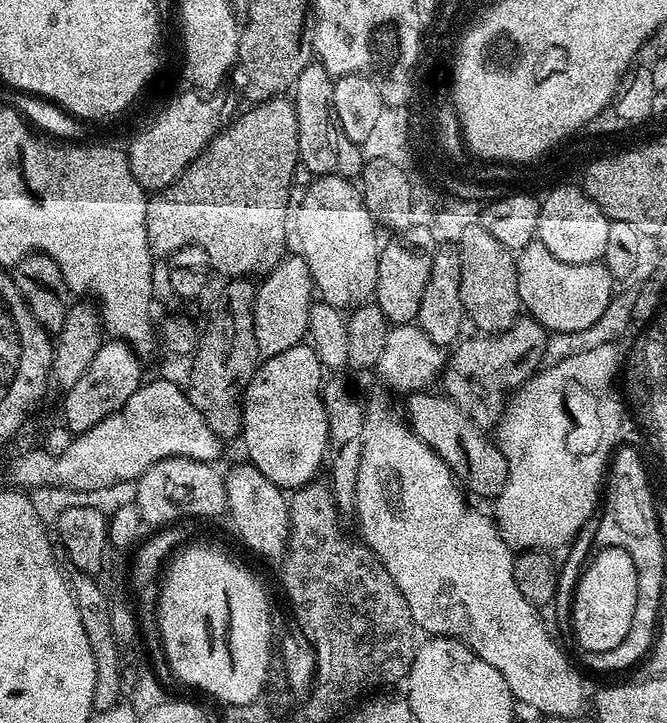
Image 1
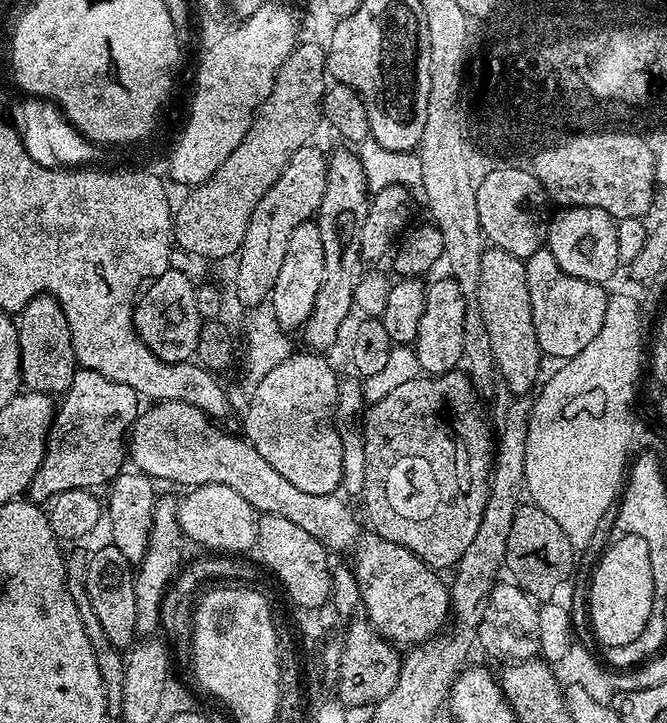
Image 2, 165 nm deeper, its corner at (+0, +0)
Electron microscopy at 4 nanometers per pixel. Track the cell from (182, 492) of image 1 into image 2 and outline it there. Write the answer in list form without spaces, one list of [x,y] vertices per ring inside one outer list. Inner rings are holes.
[[[203,484],[197,488],[188,488],[184,497],[179,497],[176,505],[176,517],[181,533],[189,541],[201,544],[201,549],[211,550],[216,554],[248,554],[256,547],[255,508],[242,498],[242,494],[230,490],[230,486]]]

